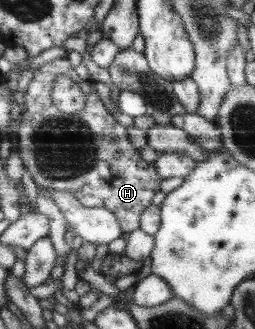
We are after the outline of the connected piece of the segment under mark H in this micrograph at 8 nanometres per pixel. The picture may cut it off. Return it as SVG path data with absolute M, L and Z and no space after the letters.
M66 57L41 65L34 75L23 93L17 137L19 157L35 184L71 192L85 207L105 206L114 214L124 232L139 229L143 211L160 191L162 179L154 162L141 158L139 150L131 144L126 128L115 120L107 107L101 107L100 99L91 101L93 107L87 101L87 105L73 114L65 114L53 104L51 89L58 76L73 79L79 88L86 91L92 87L92 82L77 79L77 73Z

